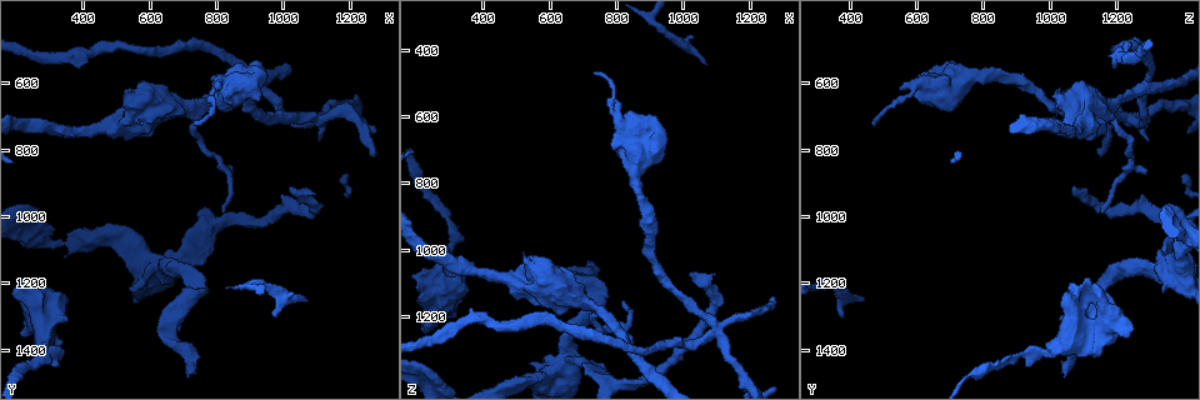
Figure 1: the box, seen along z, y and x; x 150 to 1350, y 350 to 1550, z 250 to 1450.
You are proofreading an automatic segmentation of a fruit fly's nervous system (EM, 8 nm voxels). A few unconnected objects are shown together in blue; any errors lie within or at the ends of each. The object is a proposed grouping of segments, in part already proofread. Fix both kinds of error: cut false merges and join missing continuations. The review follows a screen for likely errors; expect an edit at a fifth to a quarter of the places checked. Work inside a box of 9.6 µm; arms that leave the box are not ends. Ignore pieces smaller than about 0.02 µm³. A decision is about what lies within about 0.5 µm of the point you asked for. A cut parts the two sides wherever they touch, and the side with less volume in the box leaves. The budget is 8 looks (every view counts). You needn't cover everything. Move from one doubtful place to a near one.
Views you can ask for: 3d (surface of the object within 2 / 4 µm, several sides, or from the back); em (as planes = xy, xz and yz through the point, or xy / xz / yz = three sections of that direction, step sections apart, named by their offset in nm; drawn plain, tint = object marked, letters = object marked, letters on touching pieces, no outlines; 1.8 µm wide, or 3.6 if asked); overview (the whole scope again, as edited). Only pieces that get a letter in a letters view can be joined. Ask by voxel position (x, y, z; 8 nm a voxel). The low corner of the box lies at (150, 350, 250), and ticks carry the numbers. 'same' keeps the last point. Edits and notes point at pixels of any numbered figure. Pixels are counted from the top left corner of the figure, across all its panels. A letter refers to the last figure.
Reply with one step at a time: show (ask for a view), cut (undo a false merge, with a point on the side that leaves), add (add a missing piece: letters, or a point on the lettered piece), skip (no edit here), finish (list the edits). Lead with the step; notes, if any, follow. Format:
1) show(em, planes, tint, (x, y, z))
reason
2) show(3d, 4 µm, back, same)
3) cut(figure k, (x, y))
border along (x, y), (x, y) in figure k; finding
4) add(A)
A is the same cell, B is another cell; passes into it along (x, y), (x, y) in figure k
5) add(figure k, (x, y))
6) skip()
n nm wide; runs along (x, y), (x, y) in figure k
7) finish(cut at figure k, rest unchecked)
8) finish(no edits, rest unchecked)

show(em, planes, letters, (530, 640, 1010))

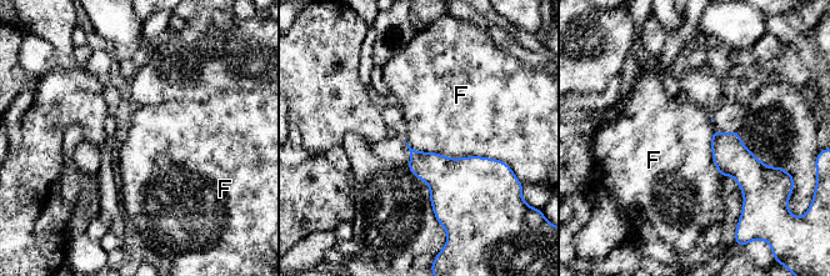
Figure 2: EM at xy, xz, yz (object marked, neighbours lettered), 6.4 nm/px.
skip()
F touches over 650 nm; F is another cell; border along (405, 140), (423, 151), (503, 161) in figure 2; no lettered piece goes on from it

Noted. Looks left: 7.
show(3d, 4 µm, (670, 1130, 1340))
four or more arms meet

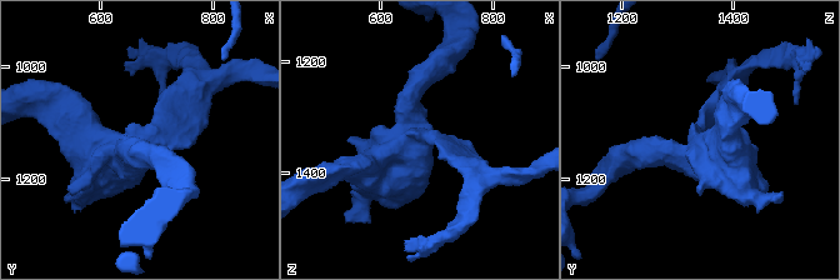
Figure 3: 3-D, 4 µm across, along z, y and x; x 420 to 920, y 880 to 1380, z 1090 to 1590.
show(em, planes, plain, (670, 1130, 1340))
now the EM

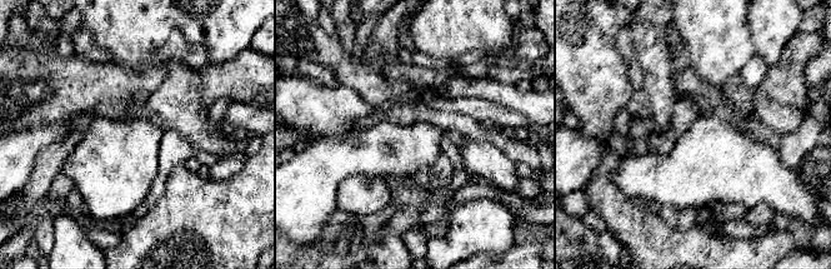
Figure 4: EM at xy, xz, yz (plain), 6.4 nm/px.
show(em, planes, letters, same)
what lies round it

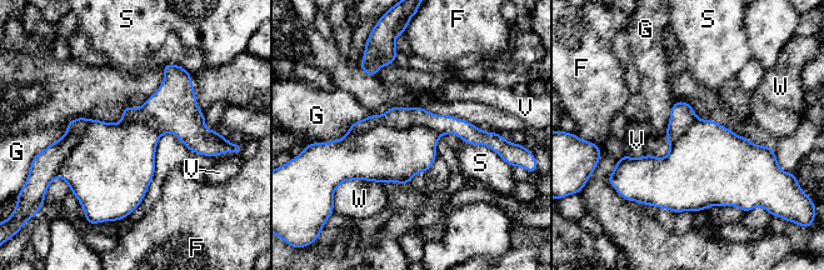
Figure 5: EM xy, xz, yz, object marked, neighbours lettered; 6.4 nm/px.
cut(figure 5, (396, 118))
440 nm wide; F, G, S, V and W are other cells; border along (439, 135), (373, 126), (344, 139) in figure 5; two cells meet here

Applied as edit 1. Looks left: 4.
show(em, planes, letters, (250, 1300, 1180))
touches itself

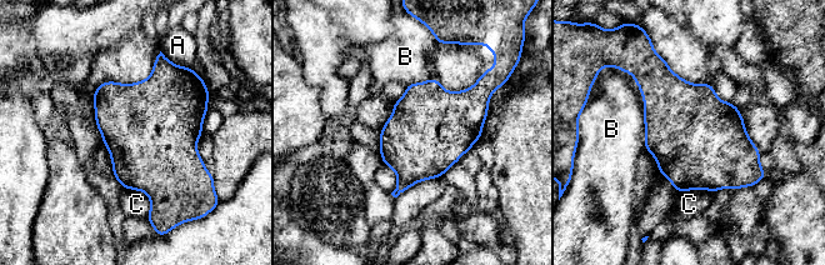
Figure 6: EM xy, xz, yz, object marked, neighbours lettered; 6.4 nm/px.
skip()
A, B and C are other cells; border along (643, 109), (645, 149) in figure 6; continuous, no second cell

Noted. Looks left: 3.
finish(cut at figure 5, rest unchecked)

